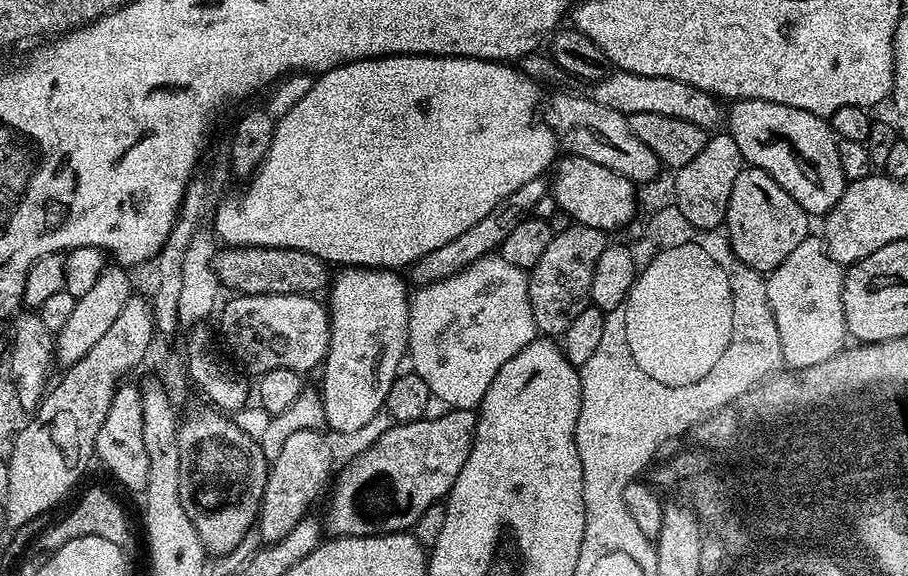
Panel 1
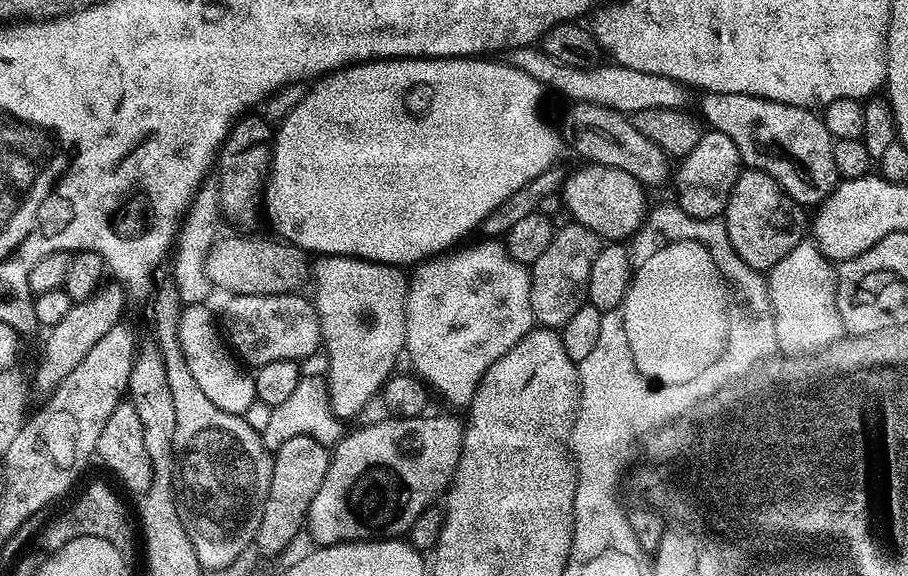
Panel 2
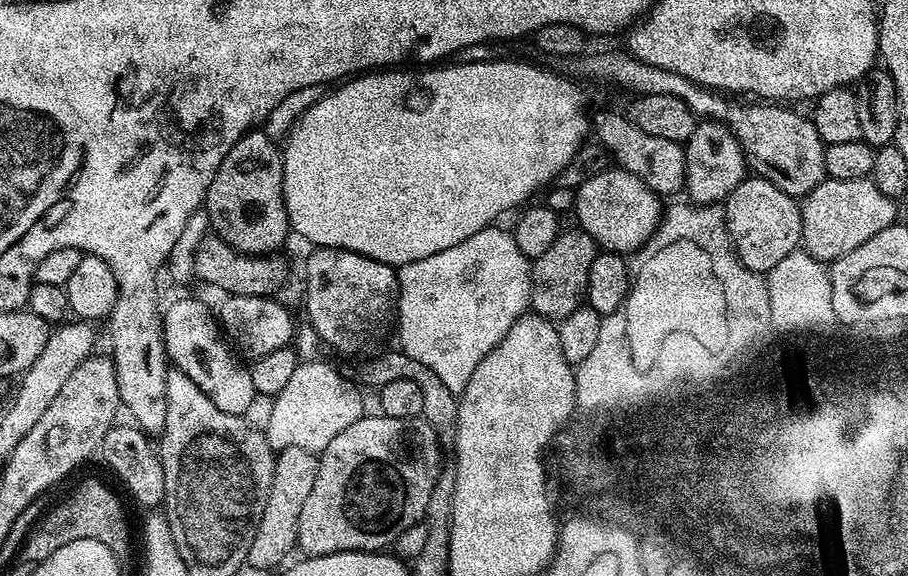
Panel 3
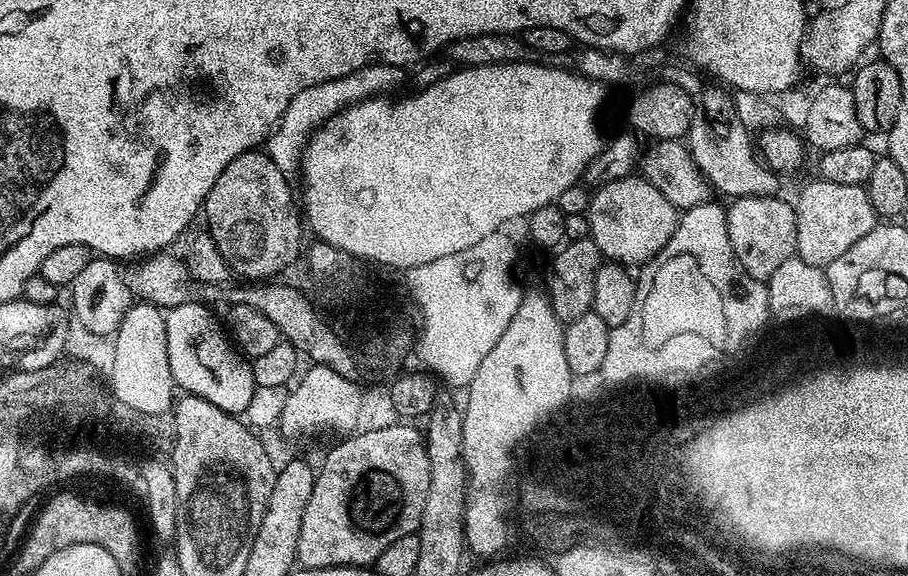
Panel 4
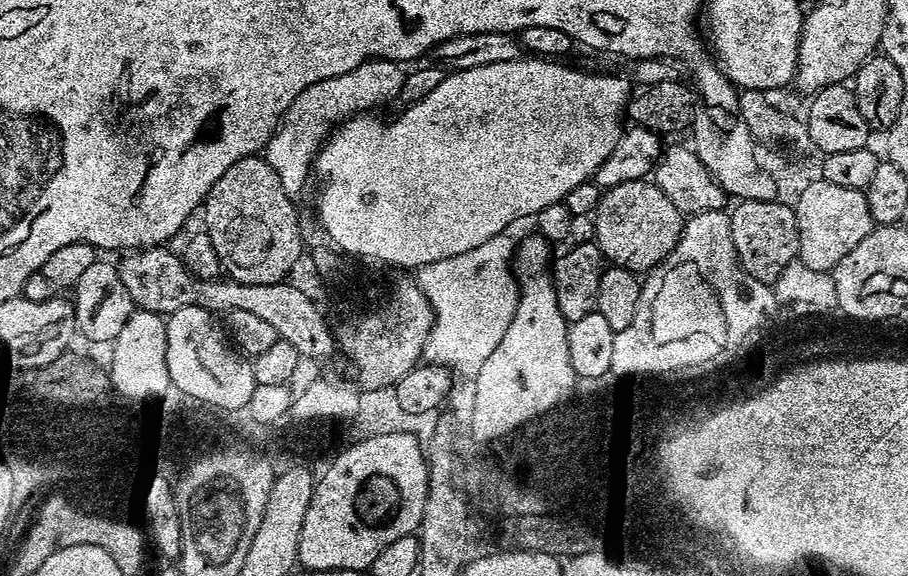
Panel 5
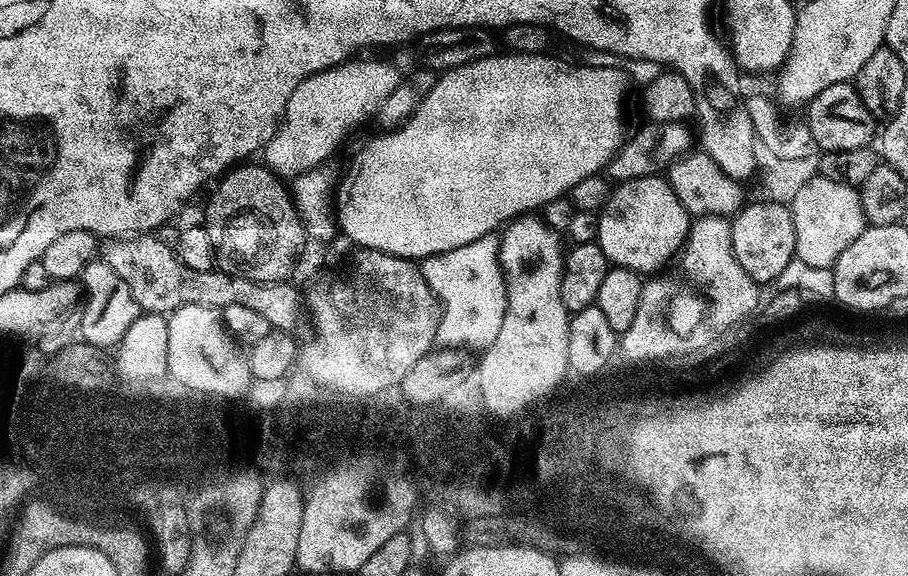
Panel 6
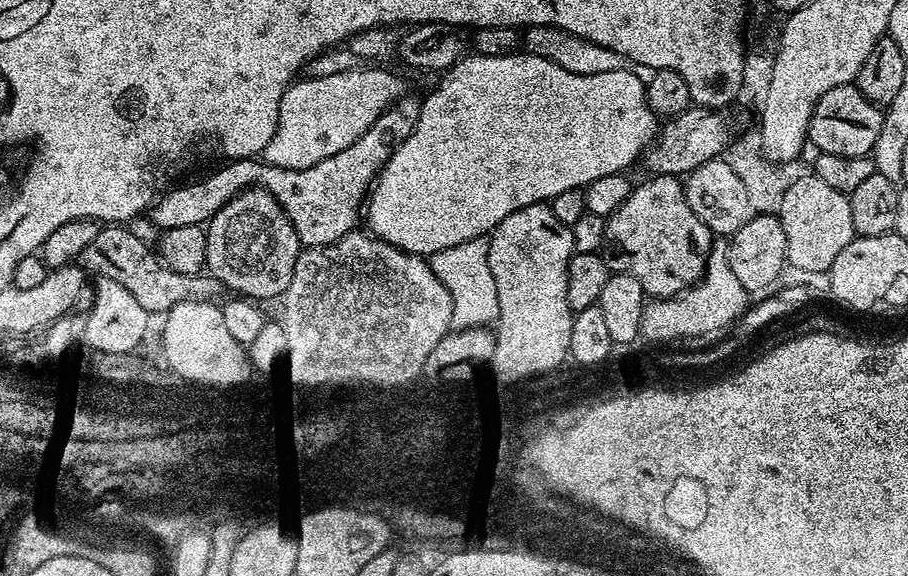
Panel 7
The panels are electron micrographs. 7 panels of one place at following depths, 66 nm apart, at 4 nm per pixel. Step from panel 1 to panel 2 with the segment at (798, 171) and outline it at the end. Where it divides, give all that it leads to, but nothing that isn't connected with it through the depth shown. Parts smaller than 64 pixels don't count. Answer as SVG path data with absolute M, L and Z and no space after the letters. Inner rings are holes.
M704 92L701 97L699 115L703 123L713 132L726 134L726 138L730 138L730 142L738 146L740 163L745 169L764 172L770 178L774 178L780 189L801 206L819 206L836 189L840 175L834 166L834 138L830 130L826 130L823 119L813 109L790 106L750 94Z

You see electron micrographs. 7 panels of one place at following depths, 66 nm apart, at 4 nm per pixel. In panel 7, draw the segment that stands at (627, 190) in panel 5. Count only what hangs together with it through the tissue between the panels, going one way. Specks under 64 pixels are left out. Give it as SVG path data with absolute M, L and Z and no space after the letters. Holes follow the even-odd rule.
M653 175L645 184L637 183L626 202L622 202L622 206L618 206L618 210L607 217L604 238L607 247L612 247L612 253L606 256L609 269L613 273L625 272L638 278L645 293L652 298L679 296L692 287L703 276L708 254L714 248L713 232L702 222L702 218L698 218L698 214L694 214L694 210L690 210L684 200L683 183L676 176Z

